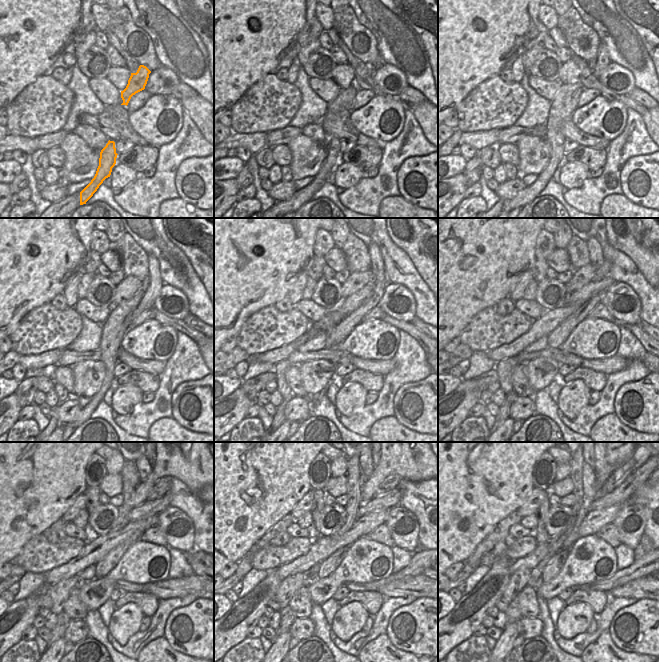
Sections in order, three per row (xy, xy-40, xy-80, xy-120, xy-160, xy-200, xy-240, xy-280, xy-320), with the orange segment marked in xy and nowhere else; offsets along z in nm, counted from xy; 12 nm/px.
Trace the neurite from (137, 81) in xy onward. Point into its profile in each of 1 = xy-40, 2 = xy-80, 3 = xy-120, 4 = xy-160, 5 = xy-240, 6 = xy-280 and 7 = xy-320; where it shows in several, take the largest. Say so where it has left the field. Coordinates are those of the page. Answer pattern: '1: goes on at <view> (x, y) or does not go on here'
1: goes on at xy-40 (370, 70)
2: goes on at xy-80 (591, 64)
3: goes on at xy-120 (145, 282)
4: goes on at xy-160 (372, 278)
5: goes on at xy-240 (162, 487)
6: goes on at xy-280 (390, 482)
7: goes on at xy-320 (620, 474)

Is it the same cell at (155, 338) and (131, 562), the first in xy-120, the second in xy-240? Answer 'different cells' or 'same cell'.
same cell

